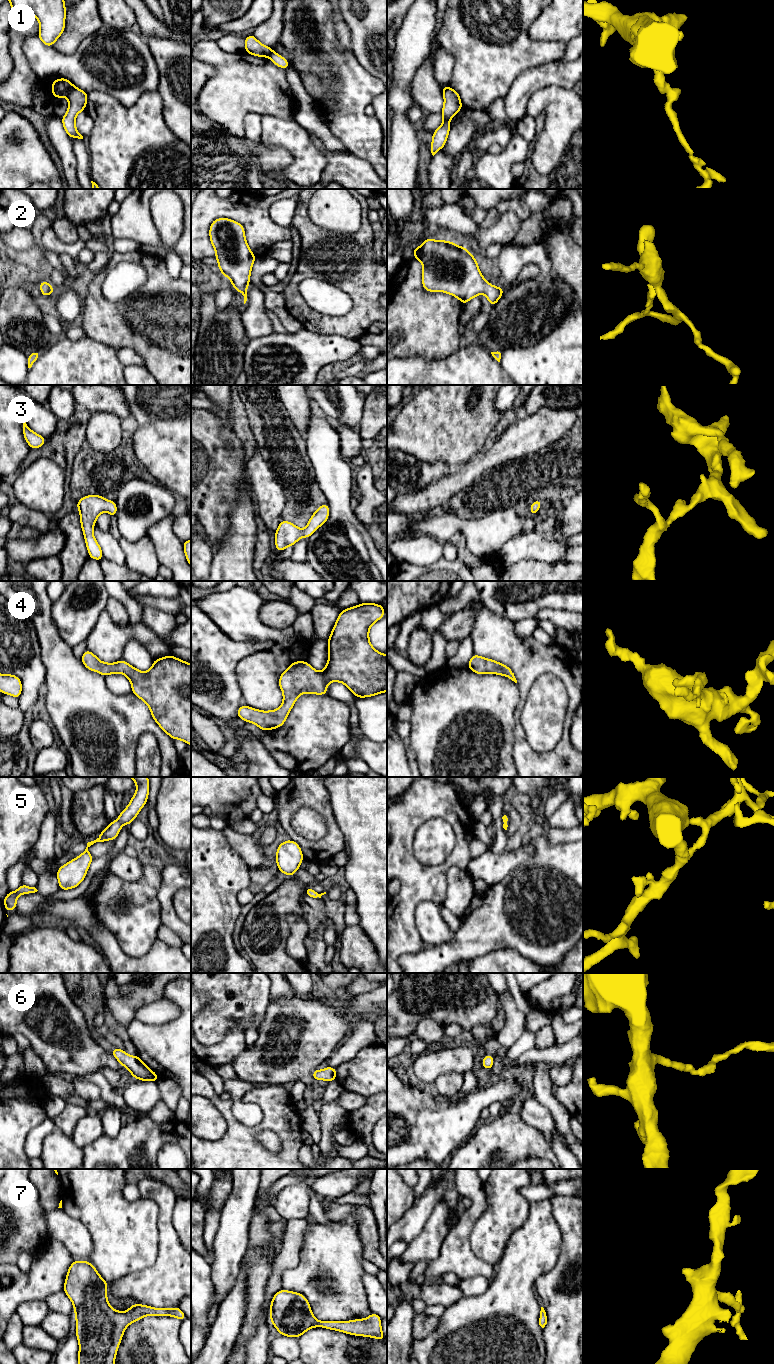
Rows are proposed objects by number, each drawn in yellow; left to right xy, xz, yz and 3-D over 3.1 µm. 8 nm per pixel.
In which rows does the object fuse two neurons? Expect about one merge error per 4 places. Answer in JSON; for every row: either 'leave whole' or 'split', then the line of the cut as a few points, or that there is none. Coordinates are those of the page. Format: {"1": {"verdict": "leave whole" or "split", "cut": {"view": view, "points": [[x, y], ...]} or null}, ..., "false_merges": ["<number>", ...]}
{"1": {"verdict": "split", "cut": {"view": "xy", "points": [[74, 87], [65, 95]]}}, "2": {"verdict": "leave whole", "cut": null}, "3": {"verdict": "leave whole", "cut": null}, "4": {"verdict": "leave whole", "cut": null}, "5": {"verdict": "leave whole", "cut": null}, "6": {"verdict": "leave whole", "cut": null}, "7": {"verdict": "leave whole", "cut": null}, "false_merges": ["1"]}

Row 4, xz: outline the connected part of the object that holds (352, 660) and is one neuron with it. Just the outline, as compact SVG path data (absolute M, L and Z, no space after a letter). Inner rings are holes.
M361 603L344 609L339 614L328 638L329 658L322 672L316 671L307 661L296 661L281 673L279 687L283 692L283 704L276 710L261 711L242 705L237 716L245 722L257 725L263 731L283 726L295 701L302 693L327 695L328 683L342 682L357 698L371 697L387 691L387 655L378 652L369 641L369 629L386 614L380 604Z

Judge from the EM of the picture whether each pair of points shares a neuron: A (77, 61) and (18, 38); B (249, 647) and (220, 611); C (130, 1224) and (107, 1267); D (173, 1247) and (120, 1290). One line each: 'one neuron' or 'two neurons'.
A: two neurons
B: two neurons
C: one neuron
D: one neuron

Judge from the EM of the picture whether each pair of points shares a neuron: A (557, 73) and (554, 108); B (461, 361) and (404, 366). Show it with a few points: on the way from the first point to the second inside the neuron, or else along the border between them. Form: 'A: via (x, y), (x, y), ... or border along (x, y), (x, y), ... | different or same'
A: border along (572, 88), (547, 85), (534, 93) | different
B: via (447, 368), (418, 368) | same

